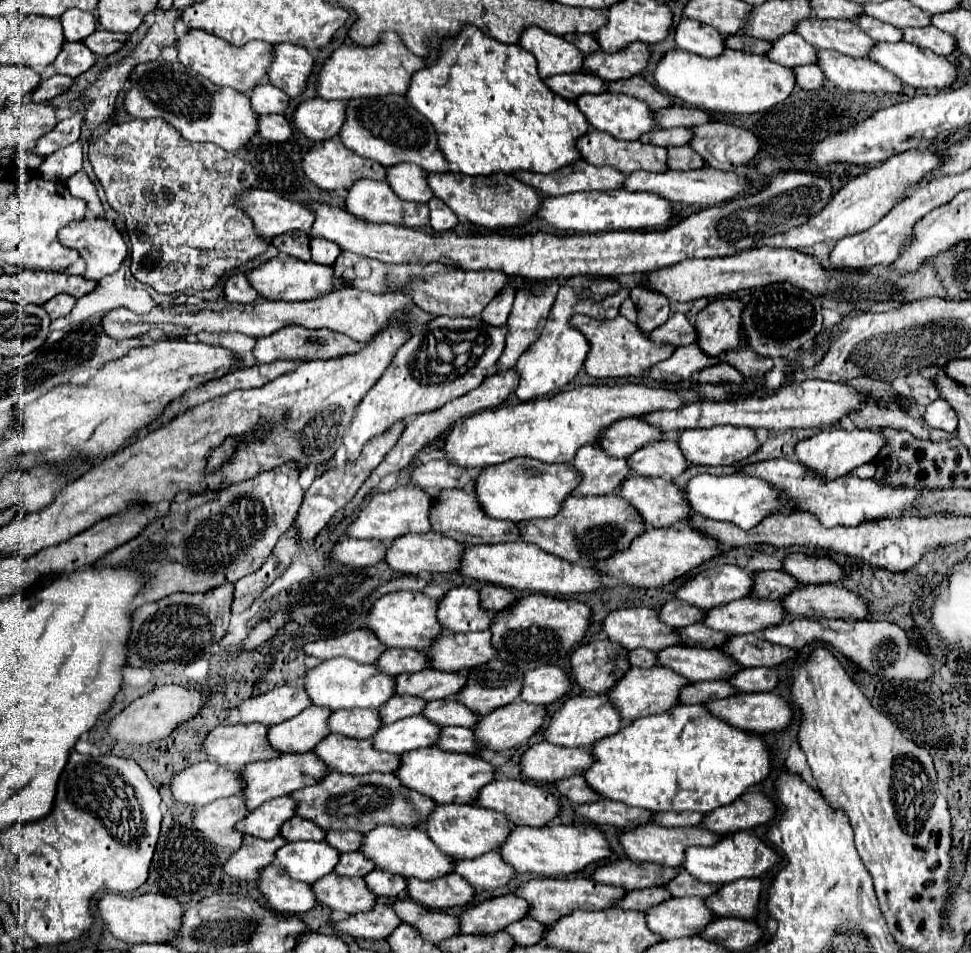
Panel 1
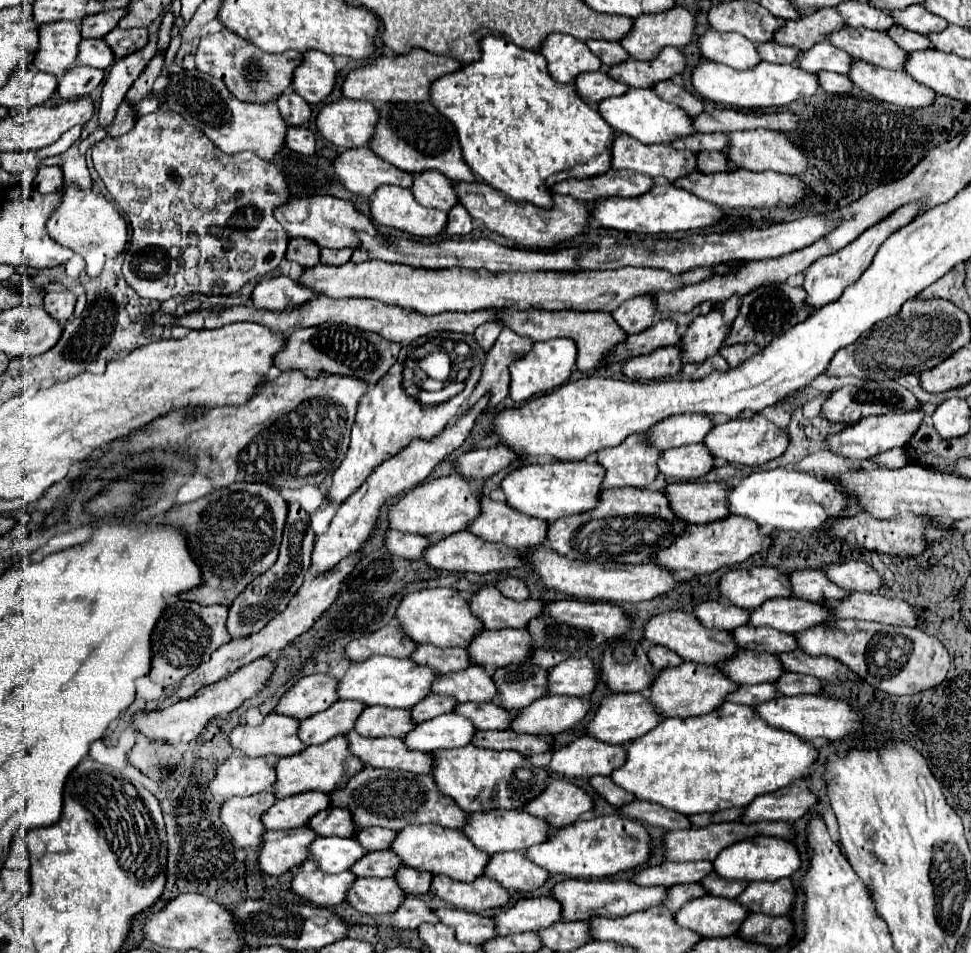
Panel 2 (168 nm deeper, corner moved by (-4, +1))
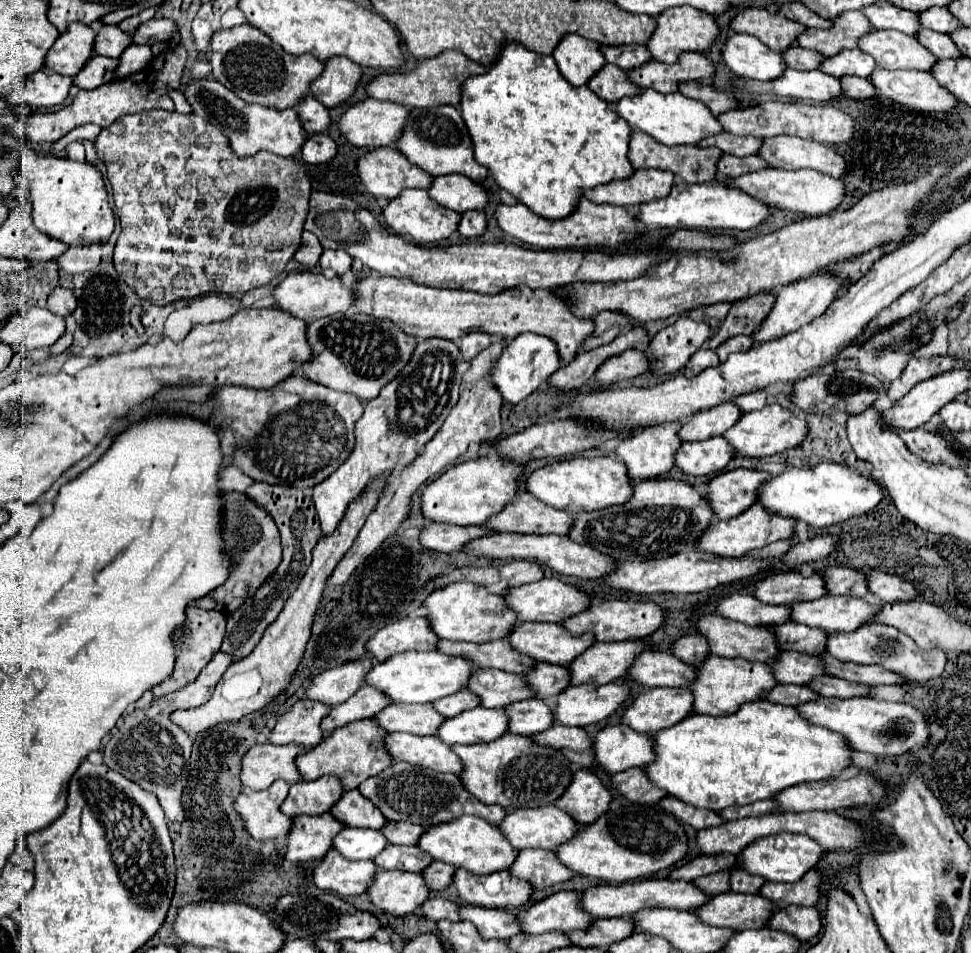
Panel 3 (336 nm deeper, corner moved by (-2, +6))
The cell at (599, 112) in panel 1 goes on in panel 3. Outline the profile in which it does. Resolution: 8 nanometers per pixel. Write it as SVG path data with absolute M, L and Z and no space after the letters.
M644 90L640 96L622 98L616 104L616 112L624 120L628 120L632 130L642 130L642 132L650 134L652 138L656 138L660 144L666 144L666 146L698 144L700 140L704 140L708 136L716 136L716 134L724 132L718 118L710 112L710 108L706 104L702 104L700 100L686 98L680 92L660 94L656 90Z

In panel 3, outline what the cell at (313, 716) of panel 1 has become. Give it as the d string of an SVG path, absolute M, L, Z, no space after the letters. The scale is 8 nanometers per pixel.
M362 686L352 698L348 698L344 704L334 706L330 716L324 718L322 722L322 730L324 732L332 732L344 724L350 724L354 720L364 720L364 718L372 718L374 714L382 712L386 706L390 706L394 700L390 696L386 696L384 692L380 694L378 688L374 686Z

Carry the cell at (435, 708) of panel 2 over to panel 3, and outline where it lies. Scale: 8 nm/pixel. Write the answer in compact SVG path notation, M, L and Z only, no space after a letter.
M462 690L460 694L436 700L434 706L436 706L436 710L440 710L442 716L452 718L452 716L458 716L458 714L462 714L466 710L472 710L472 708L480 706L480 698L470 690Z

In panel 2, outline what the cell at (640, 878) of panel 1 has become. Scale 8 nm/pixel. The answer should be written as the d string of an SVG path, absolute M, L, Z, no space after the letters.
M694 861L694 863L662 863L654 867L646 867L634 873L632 883L636 885L678 885L678 883L696 883L704 875L712 871L710 861Z

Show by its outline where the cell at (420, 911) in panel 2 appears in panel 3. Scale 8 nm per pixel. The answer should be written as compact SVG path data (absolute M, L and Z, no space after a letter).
M430 898L424 902L422 906L422 912L432 918L432 920L450 920L450 922L460 922L460 906L450 902L450 900L444 900L444 898Z

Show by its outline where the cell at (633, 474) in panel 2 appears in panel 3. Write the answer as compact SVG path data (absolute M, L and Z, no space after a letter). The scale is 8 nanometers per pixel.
M664 422L664 424L656 424L656 426L648 426L646 430L642 430L640 434L636 434L636 436L632 436L632 438L626 438L626 440L622 440L620 444L618 444L618 448L616 448L616 456L618 456L618 460L622 460L626 466L628 466L628 472L630 472L630 484L632 484L633 488L633 496L634 496L634 486L636 484L640 484L640 482L646 482L646 480L652 480L652 478L656 478L656 476L662 476L662 474L666 474L666 472L670 472L672 468L674 468L674 454L676 454L676 450L680 448L680 444L682 444L682 440L678 438L678 430L682 428L682 422Z

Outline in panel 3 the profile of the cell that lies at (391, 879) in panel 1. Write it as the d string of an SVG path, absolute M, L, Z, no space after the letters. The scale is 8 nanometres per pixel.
M432 862L432 866L428 866L428 870L424 870L424 880L428 882L430 890L444 890L446 886L452 884L456 868L452 864L446 862Z

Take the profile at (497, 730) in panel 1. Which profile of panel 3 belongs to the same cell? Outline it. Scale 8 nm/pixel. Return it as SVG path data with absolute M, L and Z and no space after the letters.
M604 684L604 686L568 686L558 696L554 718L562 726L588 726L612 716L630 698L630 686Z

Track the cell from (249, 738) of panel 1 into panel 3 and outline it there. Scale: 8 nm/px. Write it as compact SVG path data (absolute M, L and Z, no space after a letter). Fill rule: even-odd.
M296 702L290 712L278 718L278 724L270 732L272 744L298 744L308 750L322 742L324 732L320 728L320 722L330 714L332 708L322 702L306 702ZM306 702L310 702L312 706L308 706Z

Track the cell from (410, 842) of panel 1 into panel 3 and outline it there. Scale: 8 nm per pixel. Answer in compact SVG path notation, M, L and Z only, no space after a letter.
M460 816L448 824L428 828L424 838L420 838L418 846L424 852L428 852L434 860L452 862L452 866L466 868L472 874L492 874L492 872L508 870L514 864L516 854L520 852L506 840L504 832L498 826L478 816Z

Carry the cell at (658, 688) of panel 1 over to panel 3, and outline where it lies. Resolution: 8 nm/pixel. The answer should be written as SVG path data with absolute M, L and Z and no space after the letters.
M708 656L706 662L698 666L696 682L690 686L694 692L694 710L696 714L710 714L710 716L728 716L740 710L746 702L762 700L766 692L776 686L778 680L772 674L770 664L764 662L750 662L744 658L722 658L722 656Z

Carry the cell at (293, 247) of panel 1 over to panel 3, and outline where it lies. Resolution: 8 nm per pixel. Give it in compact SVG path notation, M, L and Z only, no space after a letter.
M304 232L302 234L302 244L300 244L298 252L294 254L294 260L302 266L316 266L320 256L322 256L322 246L320 246L318 238L310 232Z

